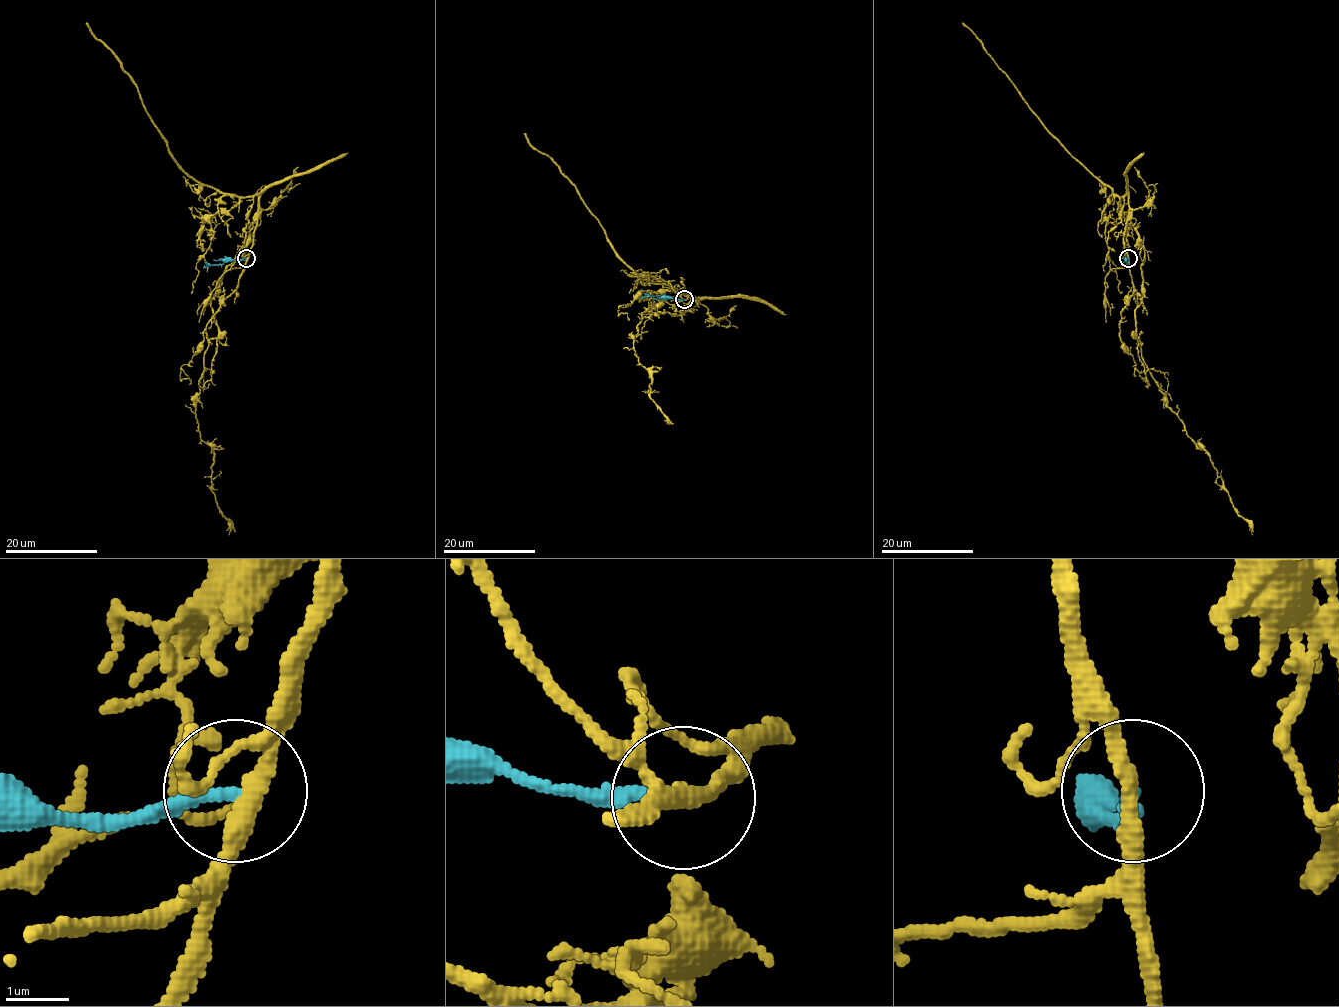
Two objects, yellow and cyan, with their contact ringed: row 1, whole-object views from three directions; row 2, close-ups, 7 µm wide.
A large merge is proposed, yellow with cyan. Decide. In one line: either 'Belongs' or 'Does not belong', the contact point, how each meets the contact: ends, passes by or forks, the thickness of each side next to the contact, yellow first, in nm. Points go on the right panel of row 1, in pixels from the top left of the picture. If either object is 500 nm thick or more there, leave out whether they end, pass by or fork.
Belongs. Place: (1128, 258). At the ring yellow passes by. At the ring cyan ends. Thickness 280 nm (yellow) against 190 nm

